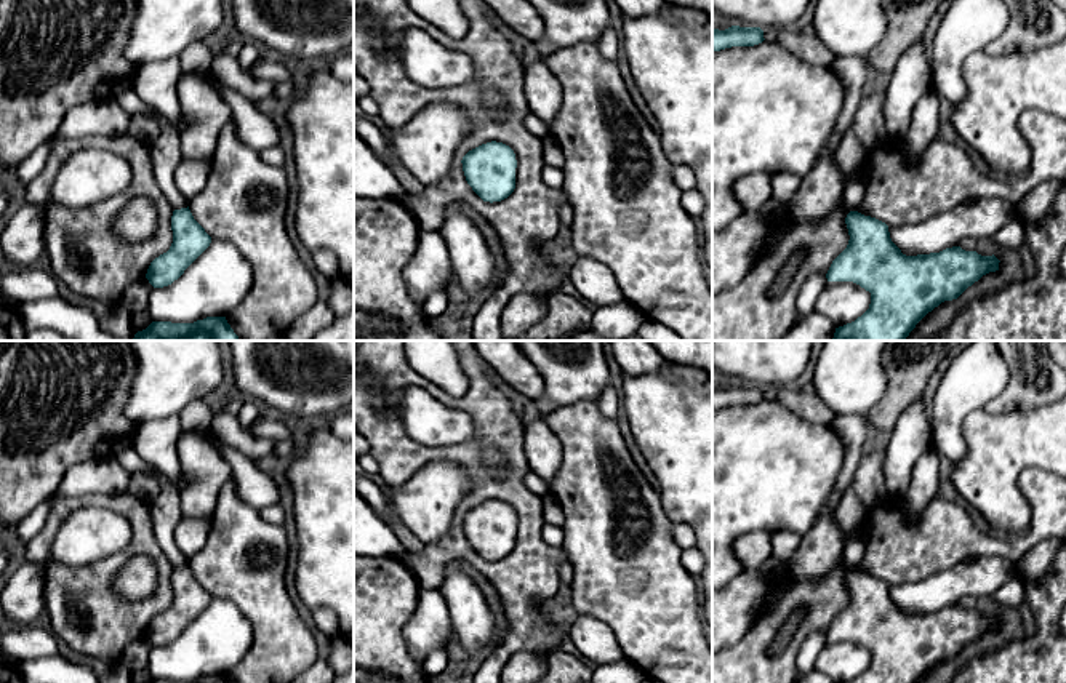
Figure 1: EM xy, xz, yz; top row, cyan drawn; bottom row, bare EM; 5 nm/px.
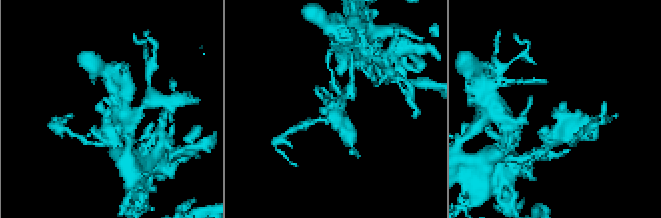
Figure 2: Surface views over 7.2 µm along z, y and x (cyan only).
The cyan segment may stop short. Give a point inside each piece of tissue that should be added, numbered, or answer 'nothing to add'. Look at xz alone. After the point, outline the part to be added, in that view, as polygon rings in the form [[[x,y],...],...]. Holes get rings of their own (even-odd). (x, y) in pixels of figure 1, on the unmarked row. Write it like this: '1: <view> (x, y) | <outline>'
nothing to add

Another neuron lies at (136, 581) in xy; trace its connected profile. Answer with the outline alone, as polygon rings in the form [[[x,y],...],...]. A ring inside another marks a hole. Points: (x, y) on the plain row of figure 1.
[[[138,555],[131,558],[115,576],[115,593],[130,601],[141,605],[154,595],[157,589],[157,569],[150,558]]]

